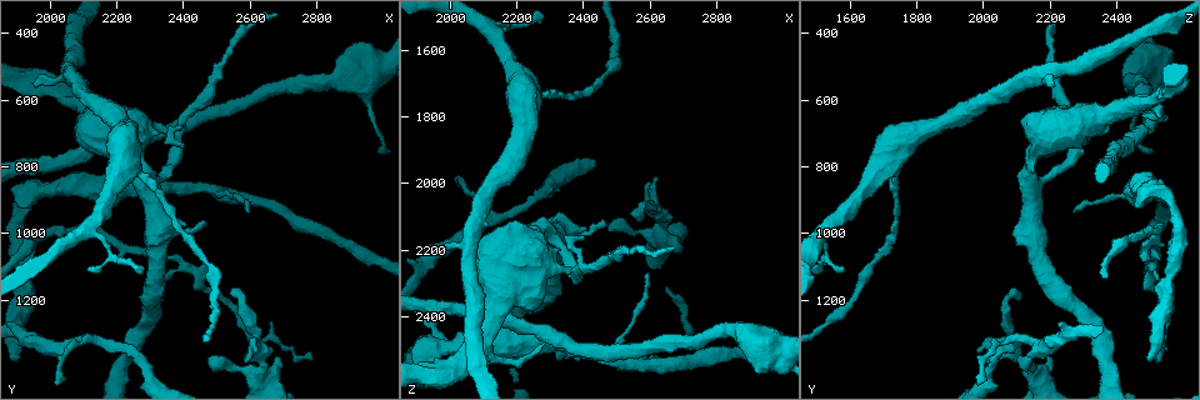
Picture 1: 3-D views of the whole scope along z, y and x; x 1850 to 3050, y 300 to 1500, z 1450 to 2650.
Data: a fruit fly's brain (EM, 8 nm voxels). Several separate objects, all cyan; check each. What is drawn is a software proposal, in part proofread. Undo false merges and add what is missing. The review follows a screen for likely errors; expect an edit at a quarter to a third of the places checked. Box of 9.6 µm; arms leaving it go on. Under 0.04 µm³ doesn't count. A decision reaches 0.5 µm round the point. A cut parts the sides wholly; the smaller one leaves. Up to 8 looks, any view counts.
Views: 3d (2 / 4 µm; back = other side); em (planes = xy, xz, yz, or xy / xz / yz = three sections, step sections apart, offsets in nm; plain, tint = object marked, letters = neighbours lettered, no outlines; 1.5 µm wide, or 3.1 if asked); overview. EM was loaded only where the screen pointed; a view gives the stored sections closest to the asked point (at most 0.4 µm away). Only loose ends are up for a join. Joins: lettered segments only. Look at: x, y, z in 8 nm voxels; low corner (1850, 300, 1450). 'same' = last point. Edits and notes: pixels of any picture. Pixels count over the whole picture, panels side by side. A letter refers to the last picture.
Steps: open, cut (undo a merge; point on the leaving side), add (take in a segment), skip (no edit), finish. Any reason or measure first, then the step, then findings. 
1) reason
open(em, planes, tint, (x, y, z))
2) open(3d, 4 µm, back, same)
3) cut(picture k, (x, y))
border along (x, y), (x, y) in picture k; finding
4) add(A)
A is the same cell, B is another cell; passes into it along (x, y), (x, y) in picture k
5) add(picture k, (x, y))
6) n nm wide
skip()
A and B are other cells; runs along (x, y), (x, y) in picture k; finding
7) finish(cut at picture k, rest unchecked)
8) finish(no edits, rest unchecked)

an open end
open(3d, 2 µm, (2600, 940, 2270))

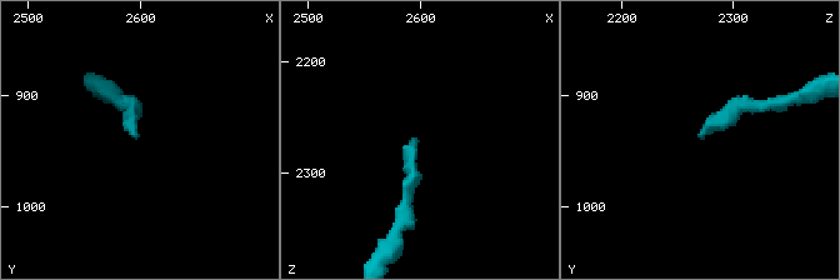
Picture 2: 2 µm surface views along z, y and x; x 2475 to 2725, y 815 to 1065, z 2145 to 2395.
need the tissue
open(em, xy, step 8, letters, (2600, 942, 2270))

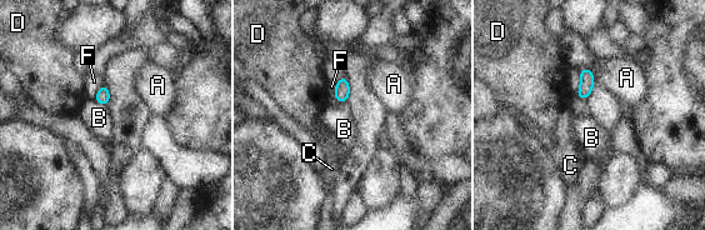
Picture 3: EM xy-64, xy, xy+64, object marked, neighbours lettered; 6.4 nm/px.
cut it another way
open(em, yz, step 4, letters, same)

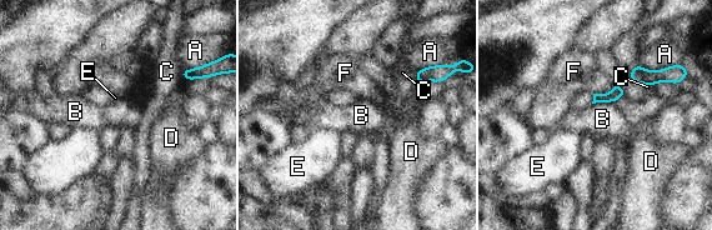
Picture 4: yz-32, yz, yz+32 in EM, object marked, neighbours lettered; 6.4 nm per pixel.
skip()
A, B, C, D, E and F are other cells; border along (613, 103), (592, 104) in picture 4; none of them fits

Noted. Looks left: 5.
tapers out
open(em, xy, step 4, letters, (2350, 1130, 2530))

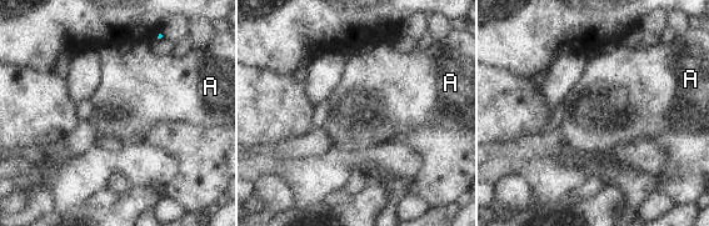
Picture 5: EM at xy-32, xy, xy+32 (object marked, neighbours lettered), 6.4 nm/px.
open(em, planes, letters, same)

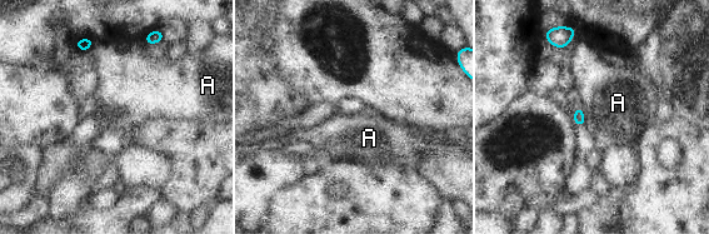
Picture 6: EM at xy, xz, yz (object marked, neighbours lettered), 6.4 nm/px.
skip()
A is another cell; border along (580, 106), (587, 124) in picture 6; none of them fits

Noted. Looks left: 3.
calibre changes
open(em, planes, tint, (2280, 820, 1730))

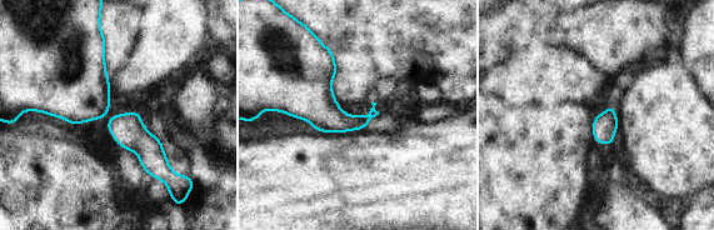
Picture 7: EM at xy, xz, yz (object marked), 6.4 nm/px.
open(em, planes, letters, same)

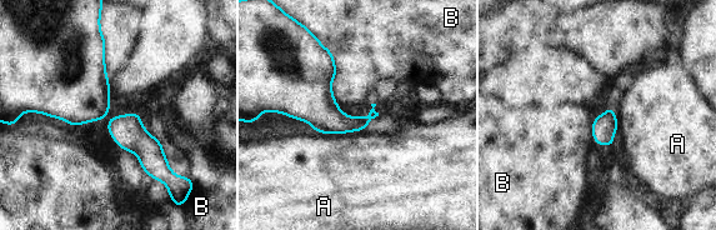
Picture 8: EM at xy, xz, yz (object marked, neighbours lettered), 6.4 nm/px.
skip()
A and B are other cells; continuous, no second neuron

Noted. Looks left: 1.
finish(no edits, rest unchecked)

